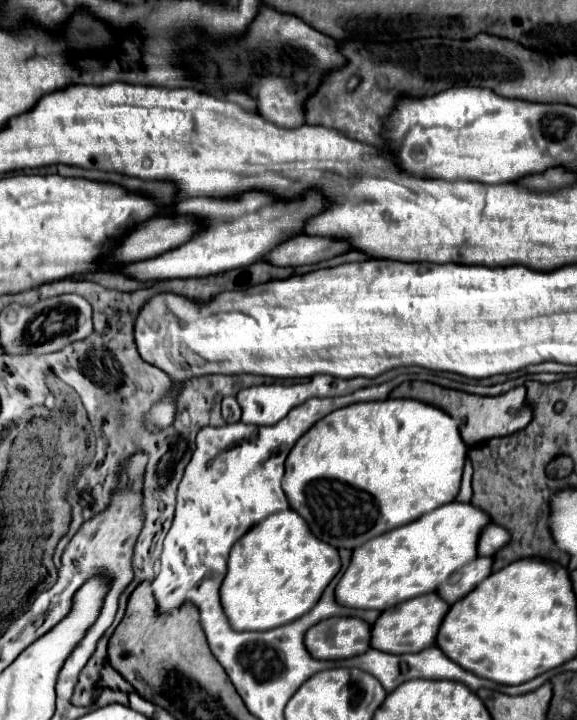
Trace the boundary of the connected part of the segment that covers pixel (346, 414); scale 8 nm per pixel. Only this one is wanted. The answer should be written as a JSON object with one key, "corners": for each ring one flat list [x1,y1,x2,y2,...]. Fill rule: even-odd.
{"corners":[[385,400,385,402,359,402,359,404,351,404,347,408,339,408,335,412,331,412,327,416,327,420,319,420,307,434,301,436,301,440,295,444,295,448,291,450,287,462,285,462,285,478,283,478,283,490,289,498,291,508,309,524,311,532,321,538,323,542,335,546,335,548,359,548,359,544,365,544,367,540,381,536,383,532,395,530,403,524,409,524,413,520,417,520,419,516,447,504,453,502,455,496,459,494,459,480,463,474,463,464,467,458,467,446,463,444,463,438,459,436,459,428,455,424,455,420,445,414,443,410,419,402,419,400]]}

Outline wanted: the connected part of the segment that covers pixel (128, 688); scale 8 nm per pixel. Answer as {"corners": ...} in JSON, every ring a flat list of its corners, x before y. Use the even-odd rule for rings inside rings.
{"corners":[[109,664,103,668,101,674,103,674,103,678,101,678,99,686,109,686,113,690,123,690,123,692,133,692,133,686,121,674,117,674,113,668,109,668]]}

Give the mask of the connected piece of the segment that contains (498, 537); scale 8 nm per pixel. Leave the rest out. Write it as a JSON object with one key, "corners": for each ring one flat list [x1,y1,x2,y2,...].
{"corners":[[489,524,479,538,479,556,493,556,493,552,507,546,507,540,511,540,507,530,503,530,499,524]]}

